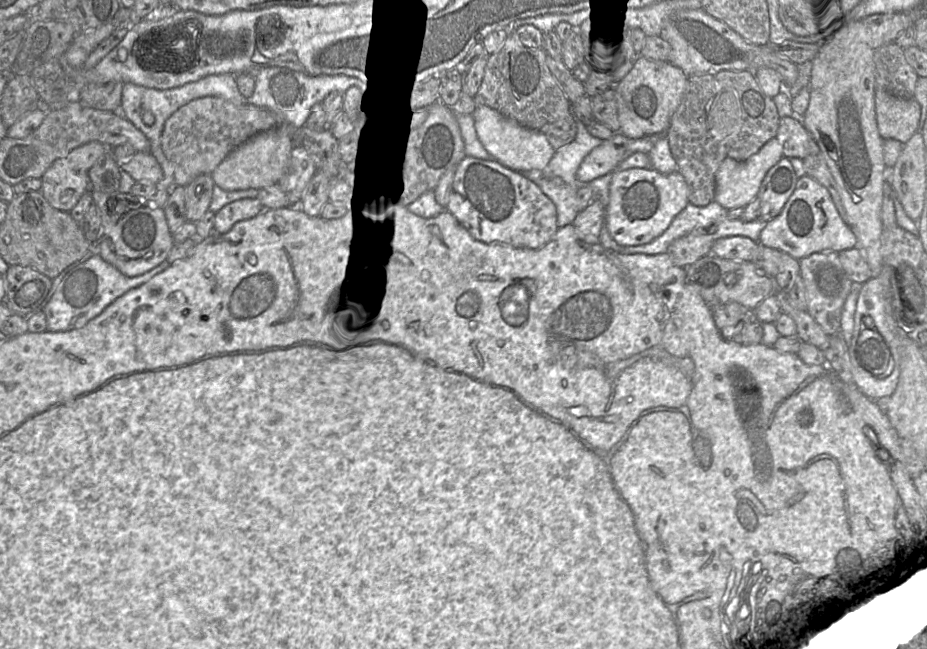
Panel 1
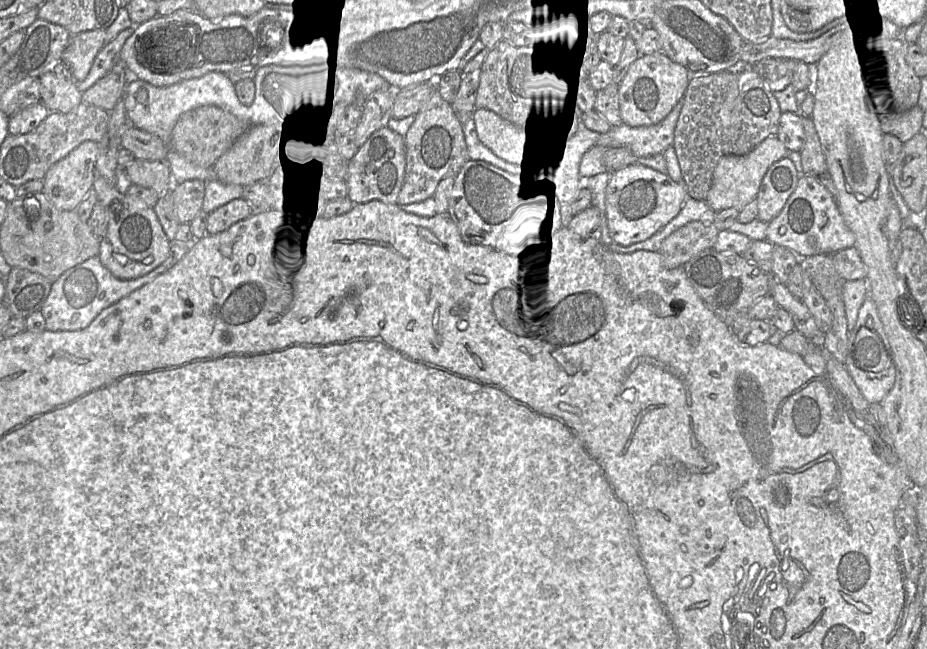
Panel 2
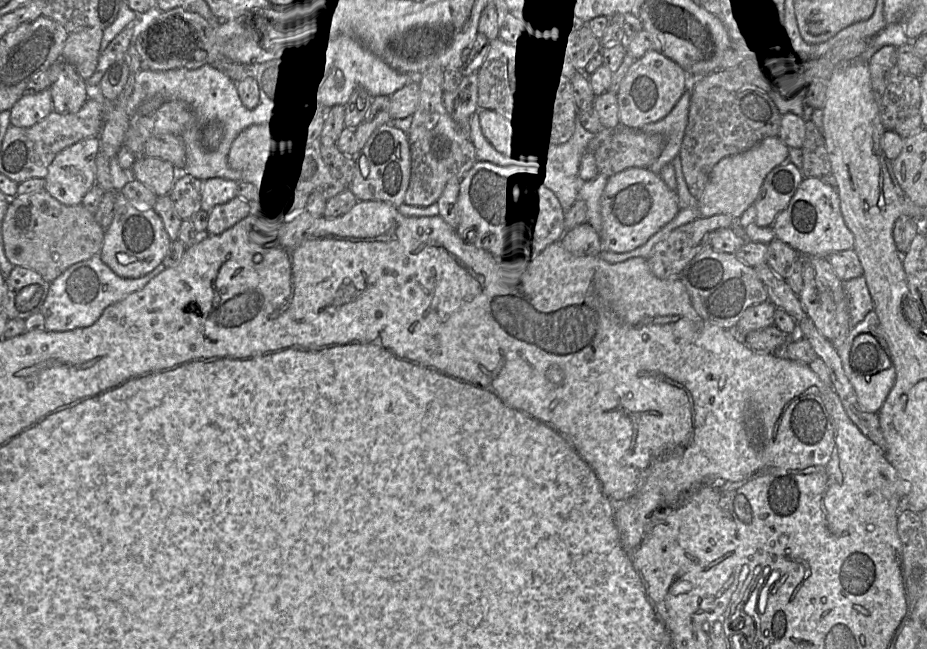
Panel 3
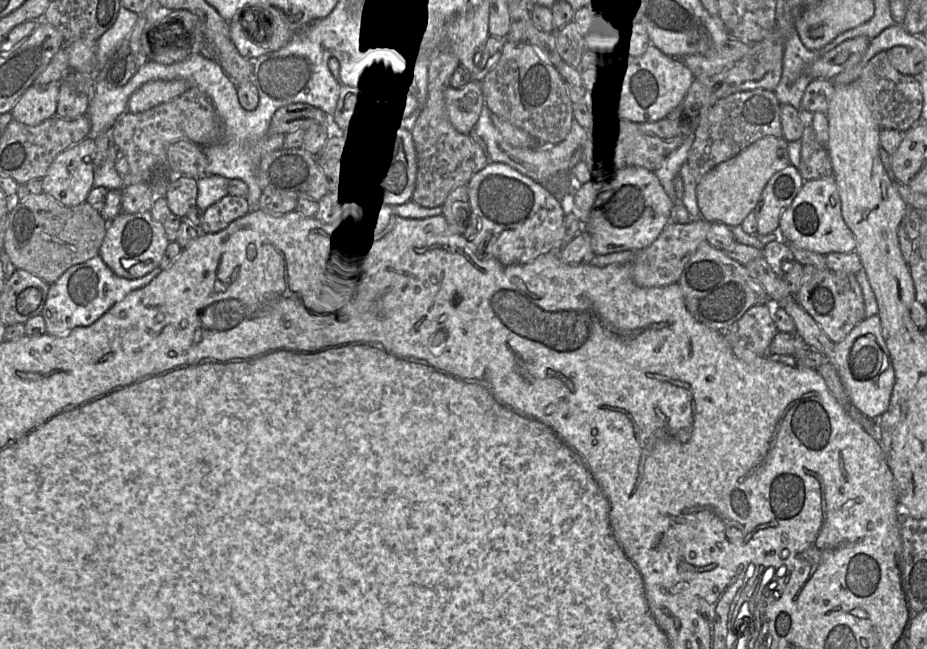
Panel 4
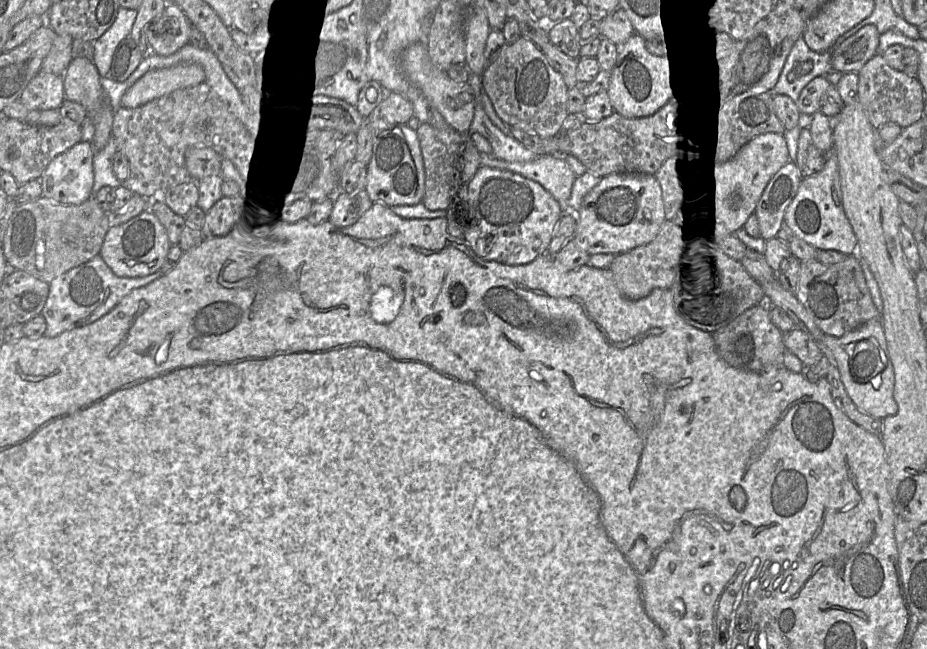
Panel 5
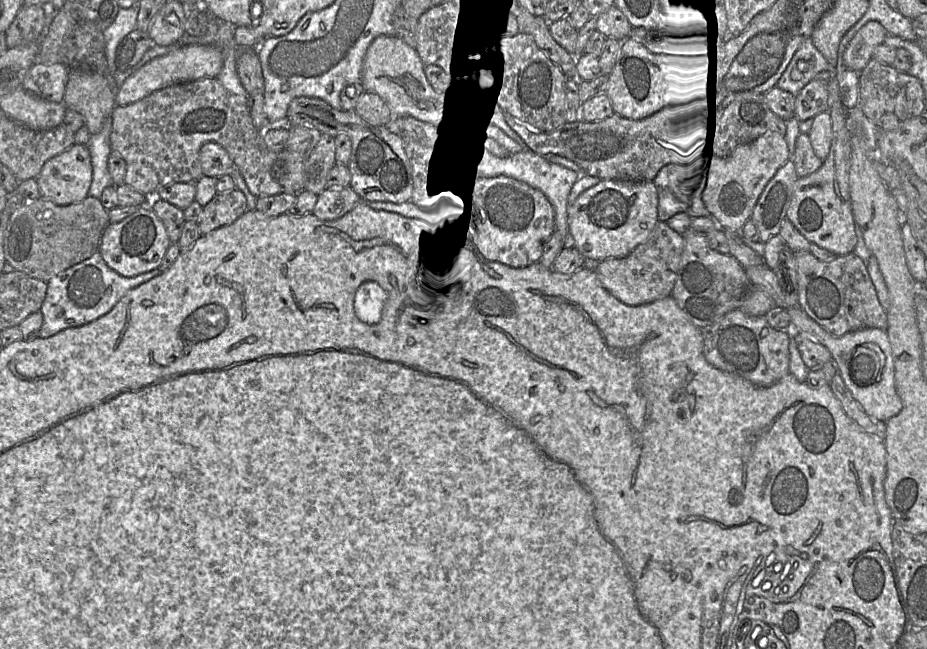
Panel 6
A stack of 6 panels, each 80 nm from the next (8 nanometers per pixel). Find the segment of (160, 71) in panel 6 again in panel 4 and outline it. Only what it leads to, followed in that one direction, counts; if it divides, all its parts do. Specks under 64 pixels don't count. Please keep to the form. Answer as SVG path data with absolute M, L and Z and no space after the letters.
M152 80L137 89L128 99L127 111L136 114L168 102L188 89L185 81Z

